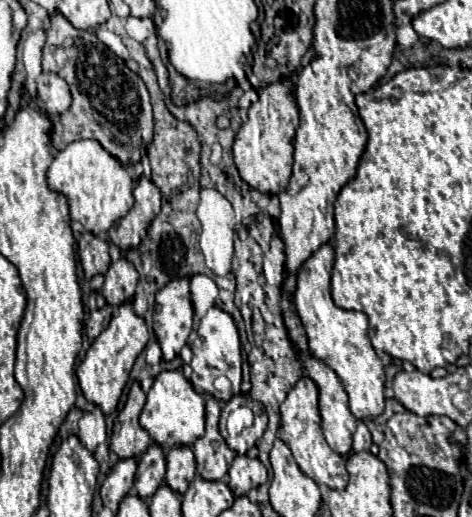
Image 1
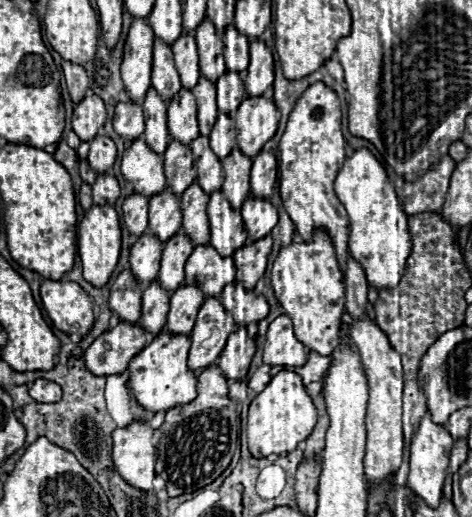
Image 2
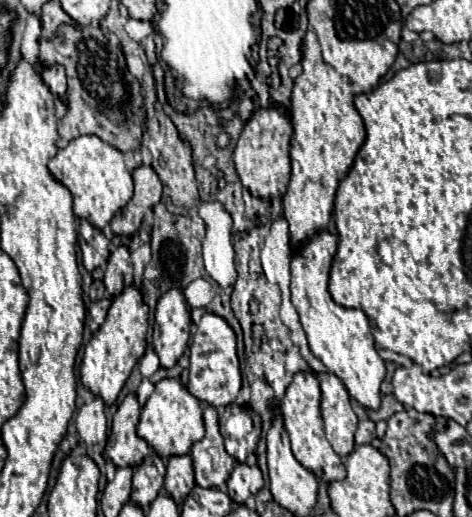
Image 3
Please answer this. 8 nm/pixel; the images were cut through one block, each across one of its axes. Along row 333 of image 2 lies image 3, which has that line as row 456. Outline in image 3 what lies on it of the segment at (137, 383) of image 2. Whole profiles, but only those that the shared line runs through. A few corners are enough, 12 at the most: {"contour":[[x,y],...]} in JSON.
{"contour":[[162,378],[142,408],[138,436],[162,458],[204,436],[200,400]]}

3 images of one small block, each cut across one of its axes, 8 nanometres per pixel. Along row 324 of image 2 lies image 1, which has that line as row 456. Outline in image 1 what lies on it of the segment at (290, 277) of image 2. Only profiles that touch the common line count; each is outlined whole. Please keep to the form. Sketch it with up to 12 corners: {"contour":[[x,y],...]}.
{"contour":[[302,376],[280,404],[278,436],[316,484],[346,488],[324,440],[318,386]]}

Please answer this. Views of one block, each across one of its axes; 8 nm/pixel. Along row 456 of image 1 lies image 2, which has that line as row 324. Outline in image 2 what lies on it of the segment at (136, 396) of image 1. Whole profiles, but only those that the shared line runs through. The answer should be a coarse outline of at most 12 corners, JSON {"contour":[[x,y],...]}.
{"contour":[[120,322],[86,350],[94,376],[122,374],[146,332]]}

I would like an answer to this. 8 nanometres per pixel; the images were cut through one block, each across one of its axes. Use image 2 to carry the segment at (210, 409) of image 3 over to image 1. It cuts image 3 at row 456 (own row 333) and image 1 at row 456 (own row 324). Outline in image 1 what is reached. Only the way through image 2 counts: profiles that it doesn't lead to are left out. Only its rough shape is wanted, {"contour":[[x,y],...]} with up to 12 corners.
{"contour":[[206,396],[206,434],[192,446],[196,474],[222,480],[236,456],[218,432],[220,402]]}

